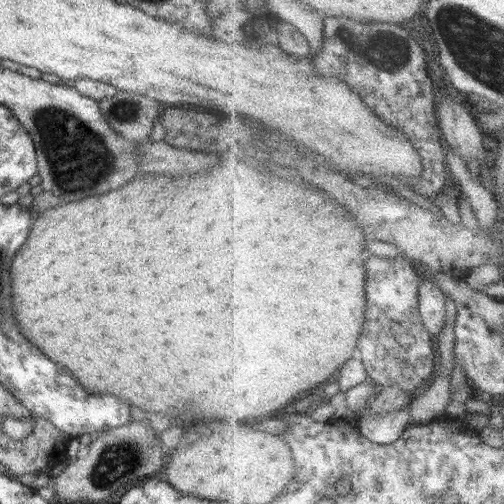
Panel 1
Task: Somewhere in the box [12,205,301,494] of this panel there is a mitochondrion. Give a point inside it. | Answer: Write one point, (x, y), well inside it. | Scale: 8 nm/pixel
(119, 460)

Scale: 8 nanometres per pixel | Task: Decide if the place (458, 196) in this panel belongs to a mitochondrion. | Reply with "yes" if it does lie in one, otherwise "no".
no

